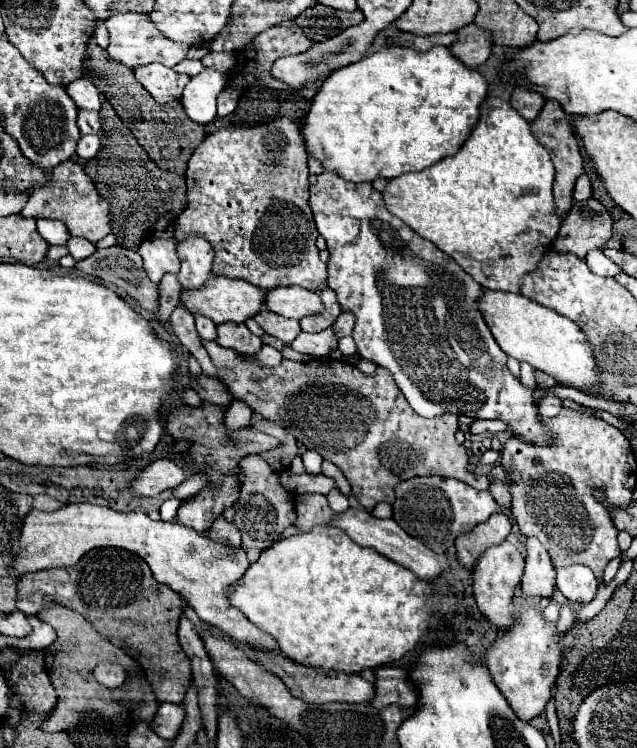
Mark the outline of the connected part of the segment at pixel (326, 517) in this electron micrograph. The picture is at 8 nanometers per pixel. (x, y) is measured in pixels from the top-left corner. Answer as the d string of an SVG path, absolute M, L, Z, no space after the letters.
M305 494L297 498L297 520L295 526L299 532L309 532L309 528L317 524L329 524L335 512L327 506L323 494Z

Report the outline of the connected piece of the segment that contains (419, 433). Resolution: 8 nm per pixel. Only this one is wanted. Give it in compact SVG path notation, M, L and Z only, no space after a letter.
M203 342L215 368L219 380L225 384L229 394L251 406L265 420L279 422L287 432L291 432L305 448L315 448L325 460L333 462L349 480L355 498L371 512L379 502L393 502L393 492L399 482L415 476L451 476L471 484L477 490L487 490L487 476L477 476L467 472L467 448L455 440L455 430L459 426L455 414L443 414L437 418L423 418L405 400L403 392L397 388L393 376L385 368L377 370L377 376L365 376L357 366L335 360L335 358L313 358L309 362L283 360L277 368L267 368L257 362L245 360L229 348L221 348L217 342Z

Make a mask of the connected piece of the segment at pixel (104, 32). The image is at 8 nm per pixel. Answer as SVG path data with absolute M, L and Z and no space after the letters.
M97 23L93 34L96 43L103 49L109 45L109 33L104 23Z

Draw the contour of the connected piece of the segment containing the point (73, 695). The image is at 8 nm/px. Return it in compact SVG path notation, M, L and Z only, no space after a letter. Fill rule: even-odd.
M49 606L43 612L37 614L41 620L45 620L47 624L51 624L57 632L57 642L51 644L45 650L45 668L47 674L51 678L53 688L57 690L57 706L53 710L53 714L41 722L41 730L45 732L61 732L61 730L69 730L73 728L73 724L77 722L79 714L83 710L99 710L101 714L109 716L109 718L119 718L123 716L123 720L145 720L151 722L151 718L155 716L159 702L155 700L155 694L149 686L149 682L145 682L143 678L137 676L135 668L133 668L133 660L117 646L113 646L107 638L103 638L99 632L93 630L93 626L89 626L89 622L85 618L81 618L81 614L63 608L63 606ZM99 662L117 662L127 666L129 670L129 678L127 682L117 688L103 688L101 684L97 684L97 680L93 678L93 668Z

